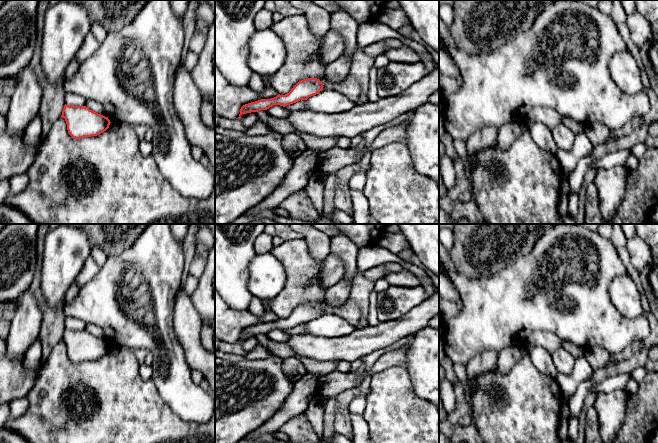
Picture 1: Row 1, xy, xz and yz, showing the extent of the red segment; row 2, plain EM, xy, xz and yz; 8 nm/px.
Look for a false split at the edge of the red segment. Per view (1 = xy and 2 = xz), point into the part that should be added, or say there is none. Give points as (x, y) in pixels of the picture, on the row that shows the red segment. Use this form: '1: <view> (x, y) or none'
1: none
2: none

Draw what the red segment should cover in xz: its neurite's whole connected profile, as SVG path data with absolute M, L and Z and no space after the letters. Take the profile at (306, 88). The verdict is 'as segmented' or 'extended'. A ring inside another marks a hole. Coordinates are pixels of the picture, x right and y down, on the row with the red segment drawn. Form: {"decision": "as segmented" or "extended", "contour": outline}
{"decision": "as segmented", "contour": "M308 78L299 81L289 93L285 95L278 94L271 99L261 99L255 102L245 104L240 109L239 119L242 114L267 110L274 105L287 106L300 100L307 100L323 90L323 83L317 78Z"}

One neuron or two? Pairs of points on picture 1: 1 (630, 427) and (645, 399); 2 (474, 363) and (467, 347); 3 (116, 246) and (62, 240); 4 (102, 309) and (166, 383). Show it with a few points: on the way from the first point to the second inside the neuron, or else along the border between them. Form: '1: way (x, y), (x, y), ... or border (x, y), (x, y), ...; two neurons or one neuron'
1: way (637, 420), (645, 412), (645, 406); one neuron
2: border (495, 351), (482, 351), (476, 354), (465, 366); two neurons
3: border (86, 234), (91, 246); two neurons
4: way (130, 317), (144, 314), (155, 319), (170, 353); one neuron

